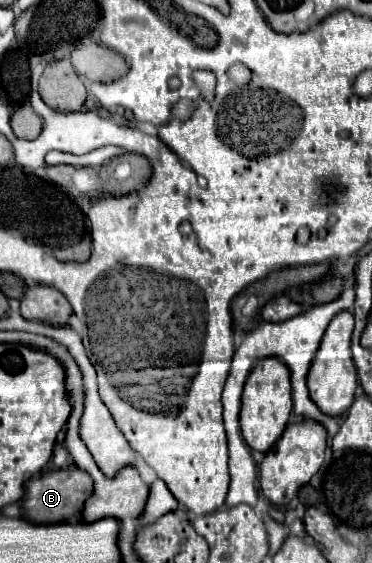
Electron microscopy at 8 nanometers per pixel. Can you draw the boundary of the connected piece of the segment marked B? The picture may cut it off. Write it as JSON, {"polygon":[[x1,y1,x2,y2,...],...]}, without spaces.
{"polygon":[[66,467,66,469,56,469,42,473,40,477,30,479,26,483,26,493,24,493,24,517,34,523,34,525,50,525,50,523,62,523,70,519,72,515,80,513,84,507,84,501,92,495,92,479,86,471,78,467]]}

